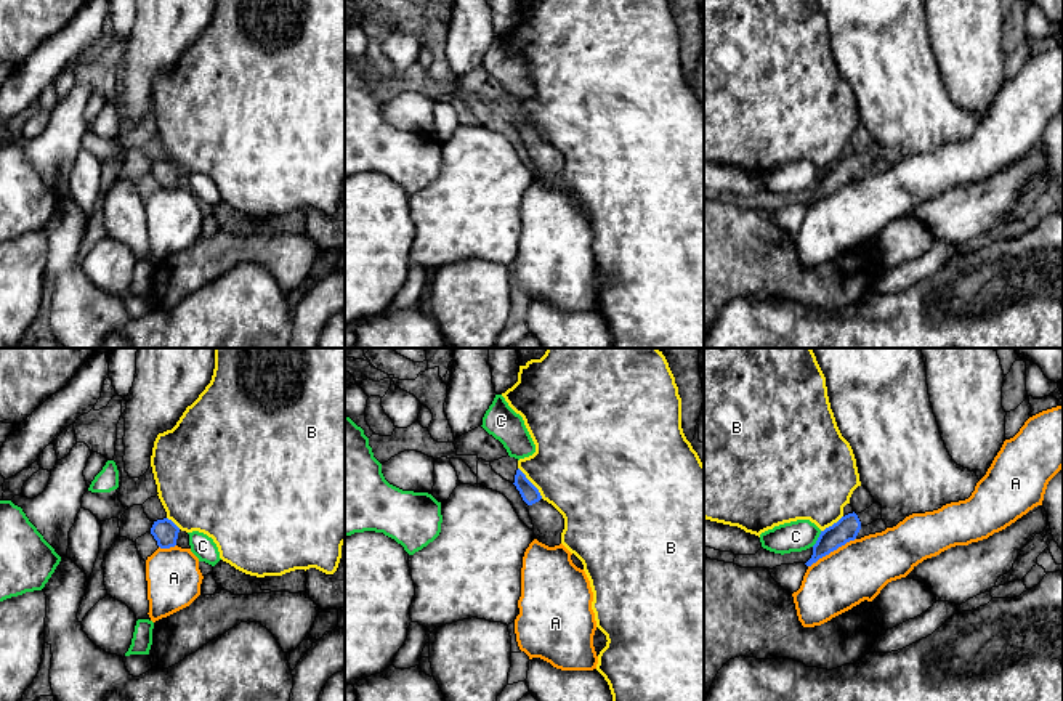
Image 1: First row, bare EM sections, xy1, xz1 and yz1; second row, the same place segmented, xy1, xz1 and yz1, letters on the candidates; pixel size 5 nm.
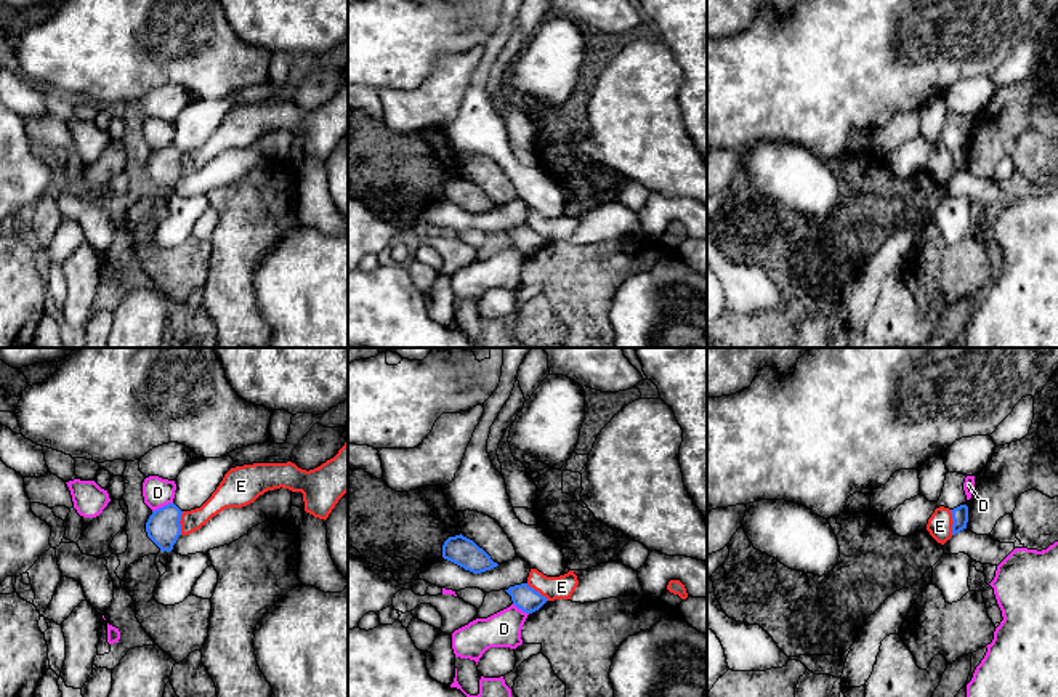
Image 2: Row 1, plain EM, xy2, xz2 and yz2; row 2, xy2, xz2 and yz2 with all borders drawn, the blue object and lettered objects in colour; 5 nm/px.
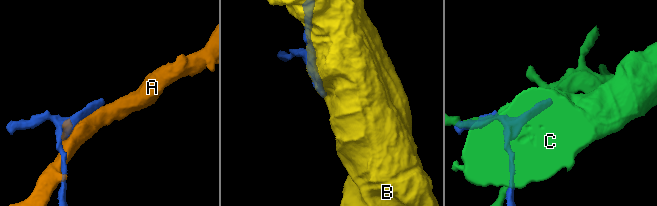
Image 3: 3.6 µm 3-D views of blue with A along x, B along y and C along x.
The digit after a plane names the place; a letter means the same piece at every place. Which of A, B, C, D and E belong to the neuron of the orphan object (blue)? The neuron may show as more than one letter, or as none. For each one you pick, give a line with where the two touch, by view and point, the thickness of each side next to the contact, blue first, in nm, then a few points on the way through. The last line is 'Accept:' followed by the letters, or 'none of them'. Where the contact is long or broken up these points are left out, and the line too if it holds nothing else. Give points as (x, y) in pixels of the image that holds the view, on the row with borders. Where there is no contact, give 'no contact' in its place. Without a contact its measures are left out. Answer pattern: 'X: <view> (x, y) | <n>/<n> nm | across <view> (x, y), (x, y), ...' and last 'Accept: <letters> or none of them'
Accept: none of them

